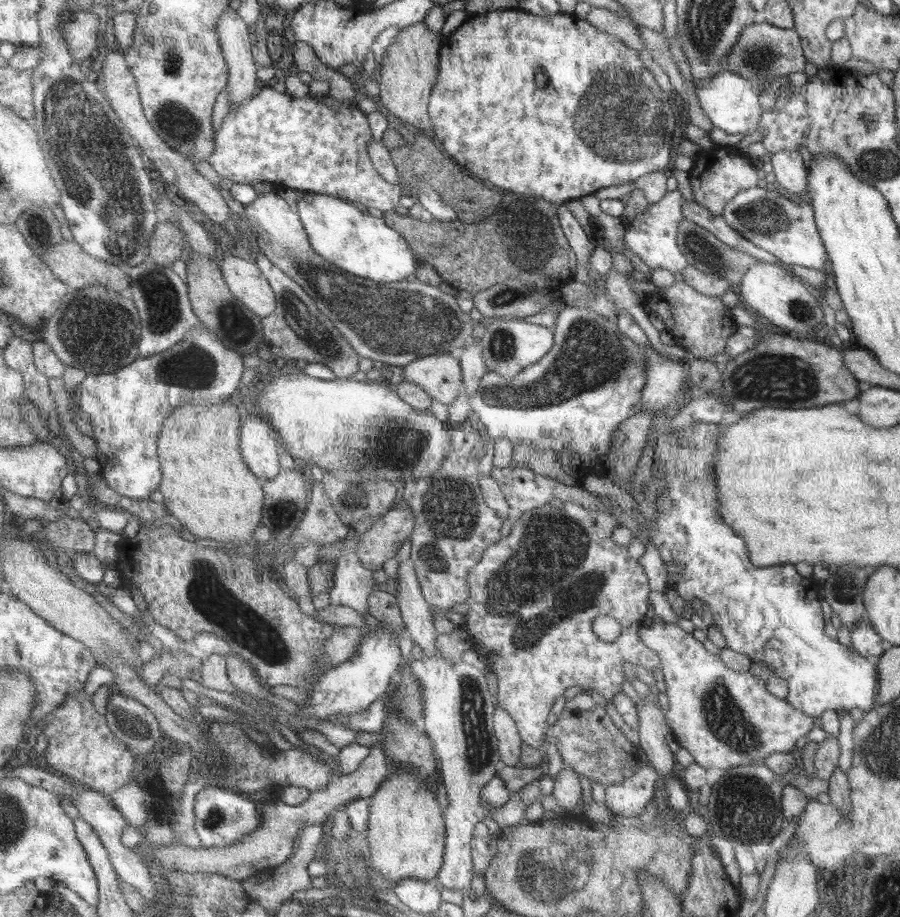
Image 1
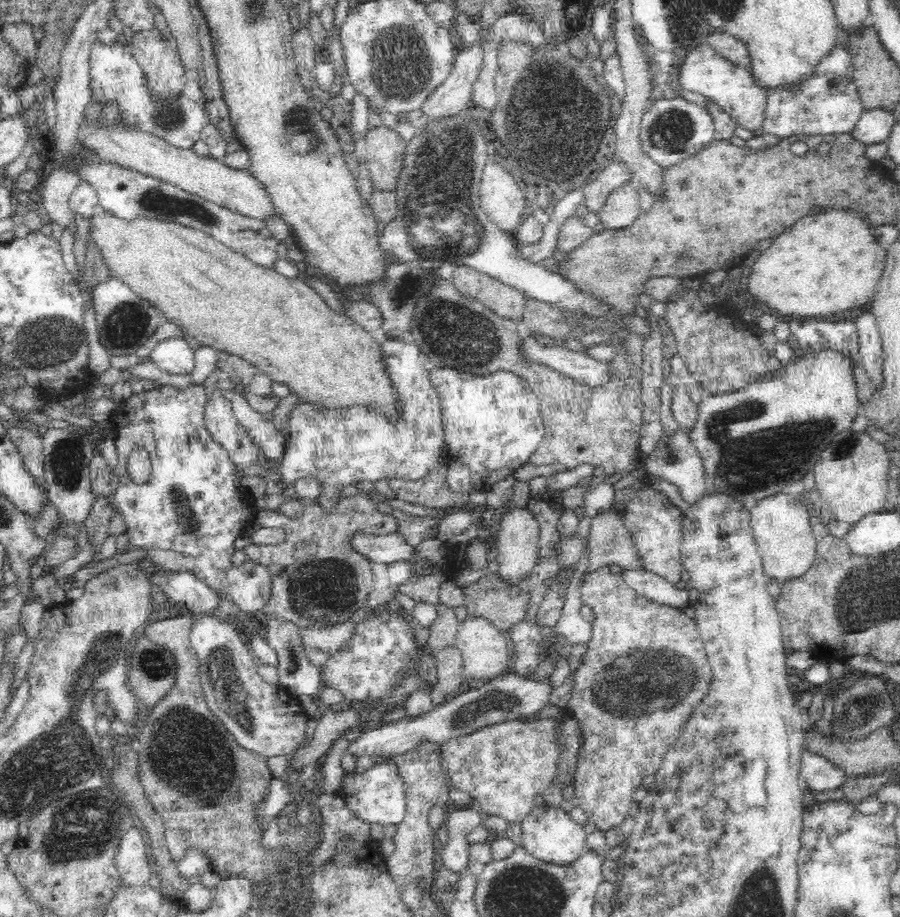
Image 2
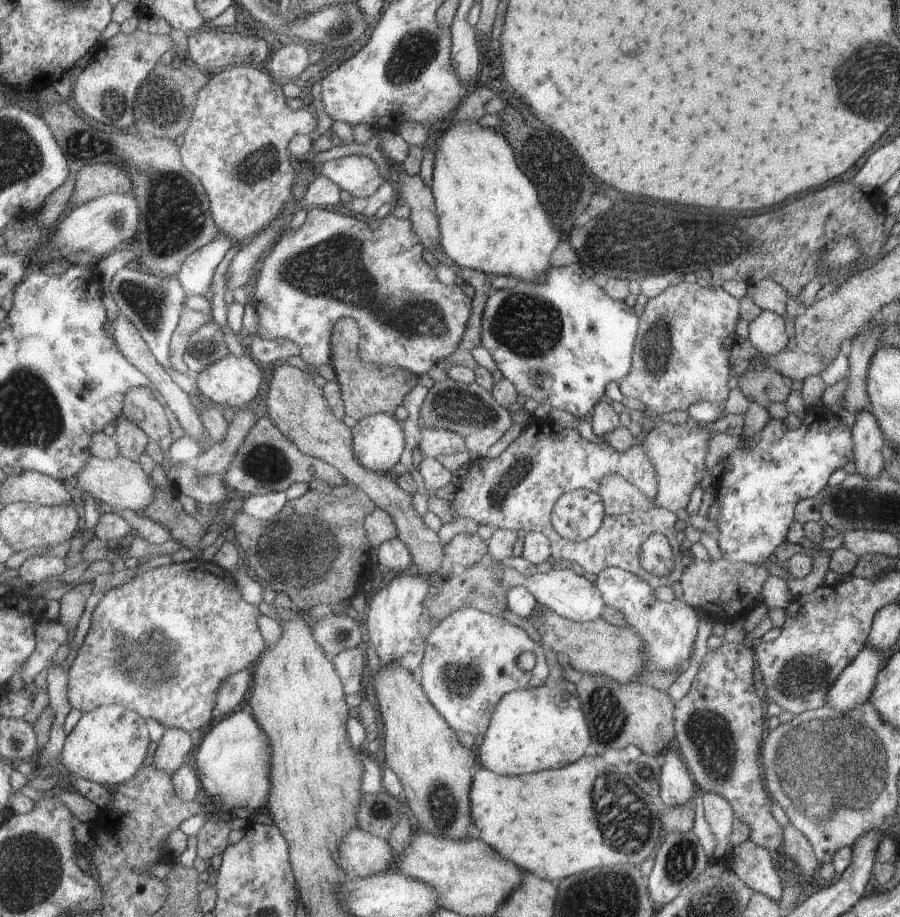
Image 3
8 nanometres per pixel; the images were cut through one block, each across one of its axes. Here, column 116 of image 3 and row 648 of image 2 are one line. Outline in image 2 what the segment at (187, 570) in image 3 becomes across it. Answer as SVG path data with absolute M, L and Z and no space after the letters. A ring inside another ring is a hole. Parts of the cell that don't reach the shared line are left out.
M600 568L584 576L580 598L584 606L590 606L596 612L596 620L592 640L586 646L588 652L576 672L570 708L566 708L570 716L576 716L584 724L584 748L570 798L574 808L582 808L586 812L588 822L594 822L606 832L608 828L624 822L630 806L634 804L632 792L642 784L642 780L656 776L656 770L662 770L660 764L664 764L664 756L682 736L684 724L692 716L696 704L710 690L712 666L692 612L686 608L662 606L640 596L628 586L620 572Z

